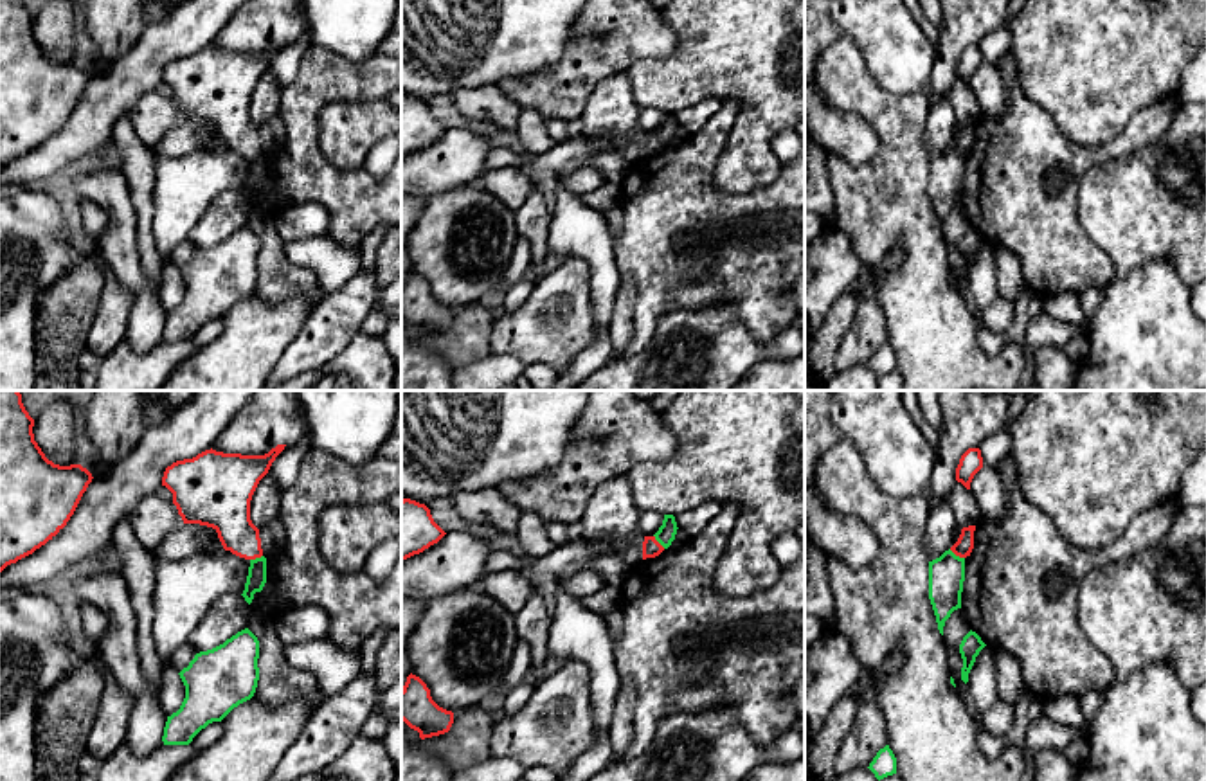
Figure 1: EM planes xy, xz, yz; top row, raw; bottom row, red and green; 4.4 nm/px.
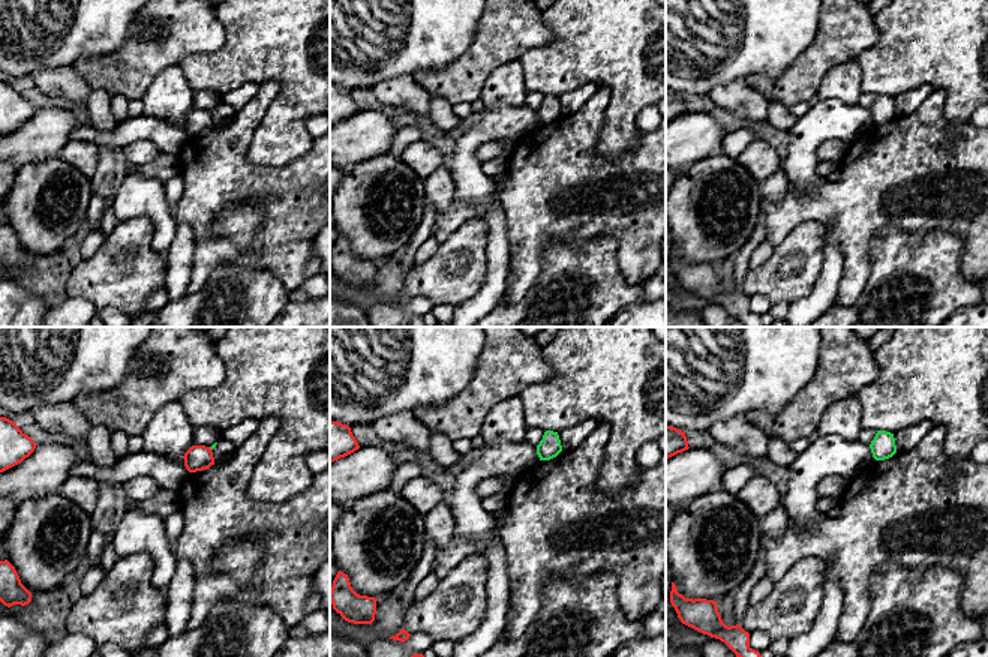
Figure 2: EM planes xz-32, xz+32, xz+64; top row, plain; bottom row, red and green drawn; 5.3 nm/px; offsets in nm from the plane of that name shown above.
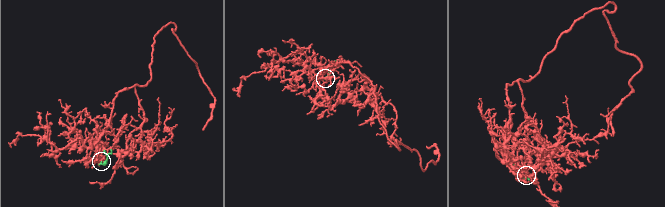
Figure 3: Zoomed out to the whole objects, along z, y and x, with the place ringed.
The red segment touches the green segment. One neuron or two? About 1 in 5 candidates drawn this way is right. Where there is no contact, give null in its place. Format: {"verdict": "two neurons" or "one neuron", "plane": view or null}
{"verdict": "two neurons", "plane": "yz"}

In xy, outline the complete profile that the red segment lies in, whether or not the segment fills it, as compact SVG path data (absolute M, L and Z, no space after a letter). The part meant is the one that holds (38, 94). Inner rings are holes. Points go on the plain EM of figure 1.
M0 0L0 169L52 137L94 76L81 61L49 58L34 38L32 23L23 0Z

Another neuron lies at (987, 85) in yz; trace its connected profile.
M985 63L974 72L970 90L977 99L983 117L1001 117L1010 108L1010 94L1001 74Z

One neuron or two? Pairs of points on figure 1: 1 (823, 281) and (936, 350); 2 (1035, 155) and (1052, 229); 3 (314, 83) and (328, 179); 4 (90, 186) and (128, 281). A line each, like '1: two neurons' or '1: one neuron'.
1: two neurons
2: one neuron
3: one neuron
4: one neuron

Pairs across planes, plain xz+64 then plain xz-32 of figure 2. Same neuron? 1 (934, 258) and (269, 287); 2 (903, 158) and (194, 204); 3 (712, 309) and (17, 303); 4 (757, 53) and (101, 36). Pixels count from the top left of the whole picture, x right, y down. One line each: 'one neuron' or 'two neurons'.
1: one neuron
2: one neuron
3: two neurons
4: one neuron

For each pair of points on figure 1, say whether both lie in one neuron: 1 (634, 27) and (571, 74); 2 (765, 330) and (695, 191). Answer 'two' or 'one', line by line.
1: one
2: one

